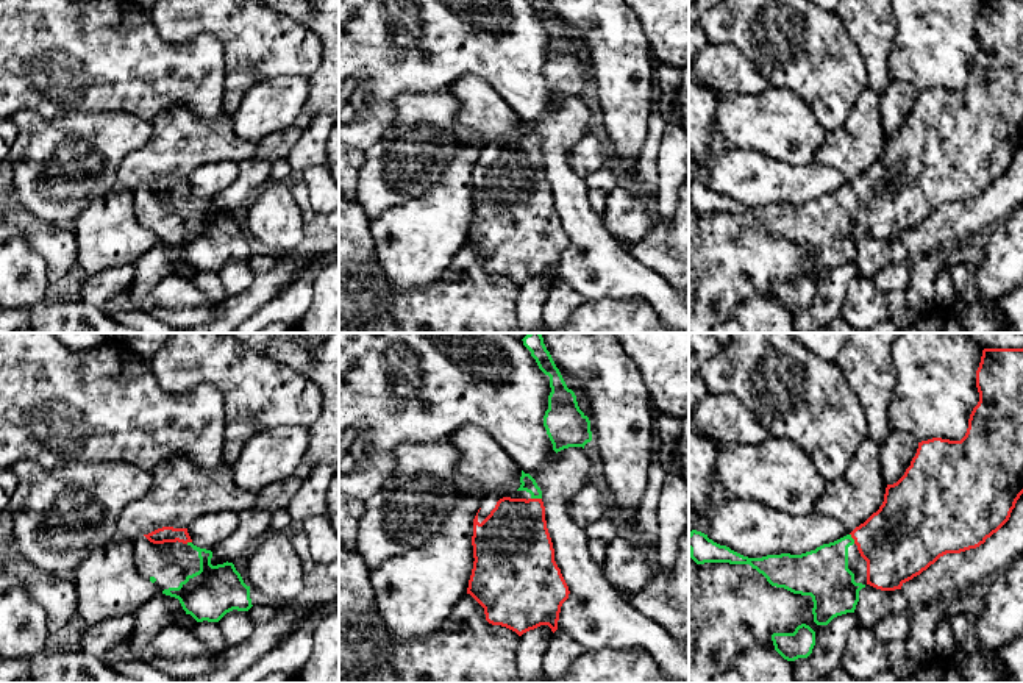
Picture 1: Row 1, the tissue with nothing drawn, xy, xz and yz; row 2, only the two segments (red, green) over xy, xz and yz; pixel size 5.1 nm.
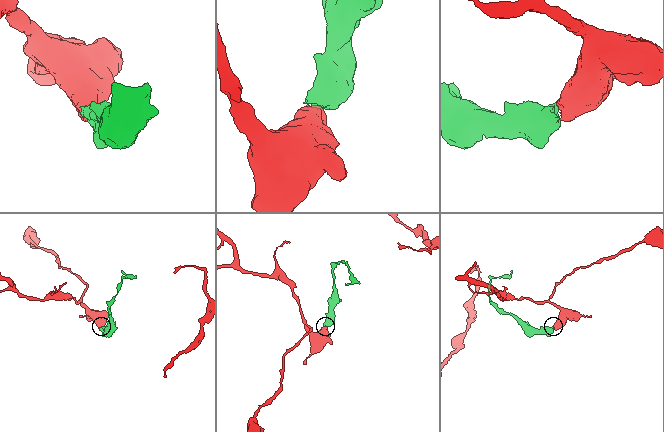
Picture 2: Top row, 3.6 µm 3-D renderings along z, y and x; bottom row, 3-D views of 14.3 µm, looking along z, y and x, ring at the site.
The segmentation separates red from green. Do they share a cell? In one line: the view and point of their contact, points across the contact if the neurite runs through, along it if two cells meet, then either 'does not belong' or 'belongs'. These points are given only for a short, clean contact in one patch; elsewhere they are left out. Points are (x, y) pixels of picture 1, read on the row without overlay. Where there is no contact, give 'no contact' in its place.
contact xz (536, 149); way xz (513, 191), (536, 149), (528, 133); belongs

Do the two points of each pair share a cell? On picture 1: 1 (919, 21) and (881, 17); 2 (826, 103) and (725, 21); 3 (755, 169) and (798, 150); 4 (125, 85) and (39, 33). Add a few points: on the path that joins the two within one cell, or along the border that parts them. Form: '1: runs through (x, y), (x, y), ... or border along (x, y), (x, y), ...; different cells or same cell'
1: border along (894, 16), (892, 49), (887, 55); different cells
2: runs through (803, 77), (752, 25); same cell
3: border along (742, 149), (762, 152), (795, 164), (811, 163); different cells
4: runs through (103, 67), (88, 66), (61, 55); same cell

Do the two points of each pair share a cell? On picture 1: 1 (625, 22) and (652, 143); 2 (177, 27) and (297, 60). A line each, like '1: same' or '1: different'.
1: different
2: same

